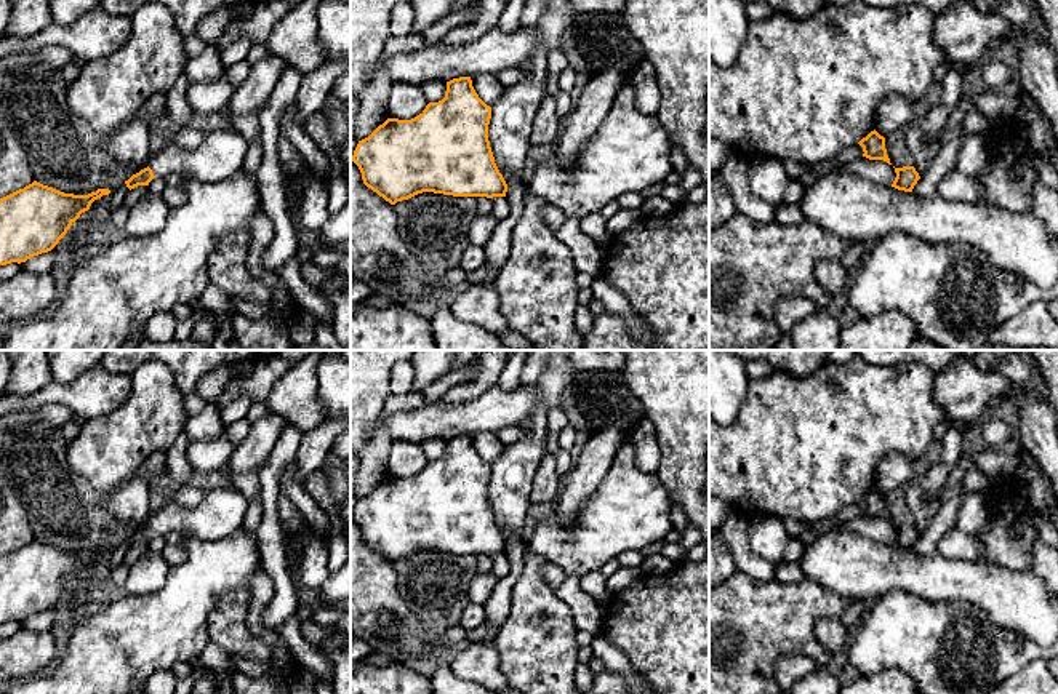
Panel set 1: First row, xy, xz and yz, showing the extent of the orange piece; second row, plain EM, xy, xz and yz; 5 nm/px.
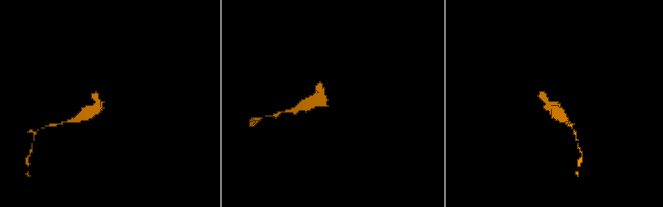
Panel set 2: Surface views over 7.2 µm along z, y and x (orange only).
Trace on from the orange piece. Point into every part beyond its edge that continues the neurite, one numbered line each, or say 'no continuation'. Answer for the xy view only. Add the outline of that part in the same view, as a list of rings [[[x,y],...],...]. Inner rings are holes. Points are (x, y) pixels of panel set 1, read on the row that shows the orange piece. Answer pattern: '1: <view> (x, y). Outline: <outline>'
1: xy (221, 154). Outline: [[[230,126],[208,130],[197,149],[184,150],[166,144],[149,162],[155,177],[187,176],[202,182],[221,182],[242,170],[248,141]]]

